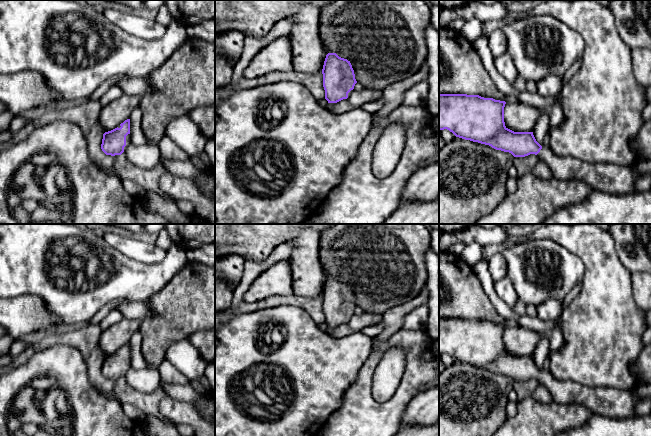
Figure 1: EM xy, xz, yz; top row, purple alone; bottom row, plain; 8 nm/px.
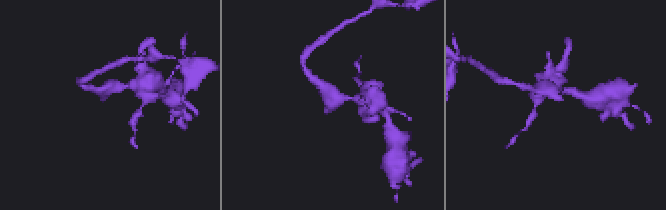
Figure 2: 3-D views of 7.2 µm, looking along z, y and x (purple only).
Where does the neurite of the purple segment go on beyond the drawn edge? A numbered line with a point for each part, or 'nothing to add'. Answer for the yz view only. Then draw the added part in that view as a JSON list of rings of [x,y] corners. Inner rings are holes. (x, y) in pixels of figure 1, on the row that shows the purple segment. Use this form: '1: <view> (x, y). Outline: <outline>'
1: yz (614, 179). Outline: [[[545,145],[537,156],[548,164],[552,177],[556,179],[584,181],[593,190],[610,195],[636,192],[635,182],[639,175],[632,165],[588,163],[570,156],[558,156]]]

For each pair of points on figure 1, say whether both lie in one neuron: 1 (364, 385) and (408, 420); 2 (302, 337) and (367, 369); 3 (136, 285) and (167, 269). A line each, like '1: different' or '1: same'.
1: different
2: different
3: same

